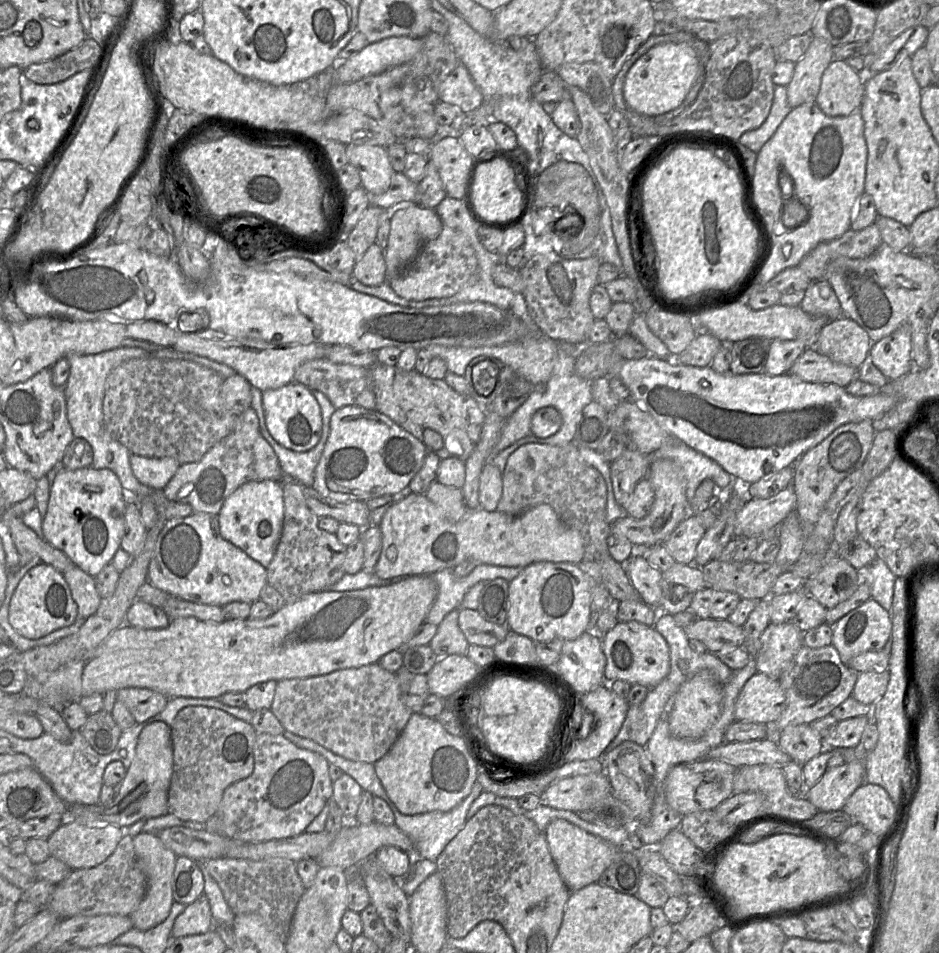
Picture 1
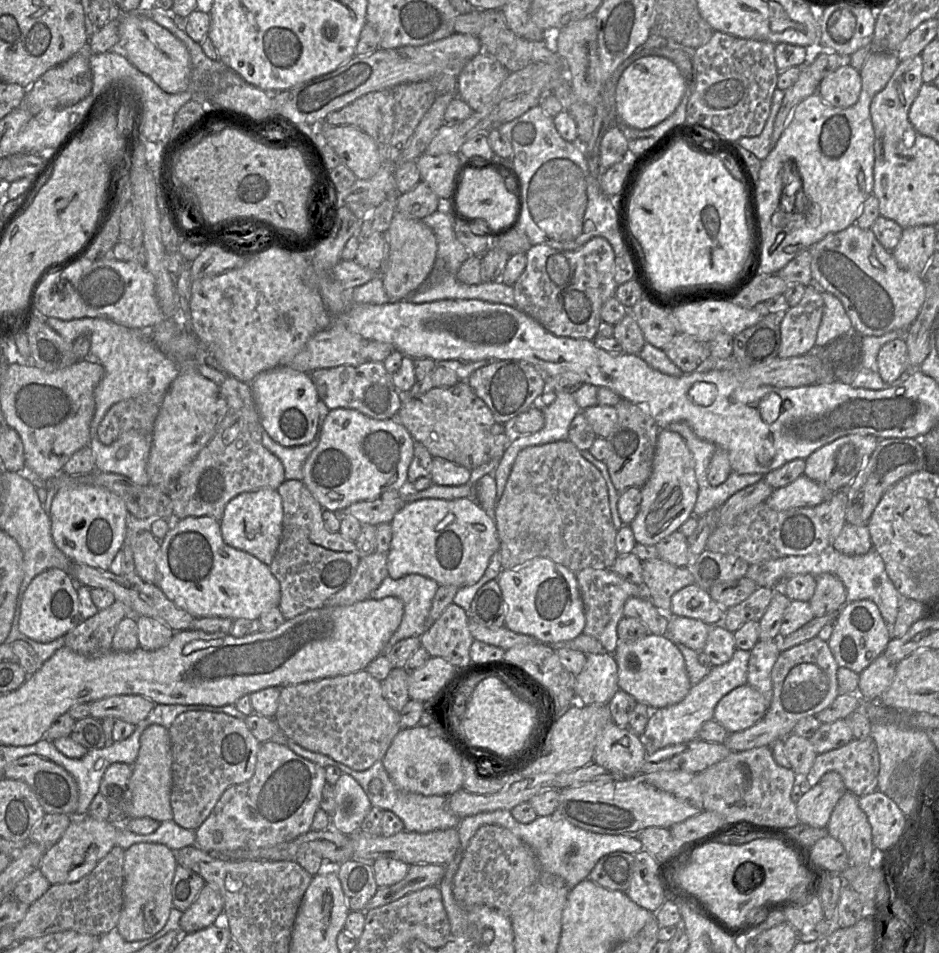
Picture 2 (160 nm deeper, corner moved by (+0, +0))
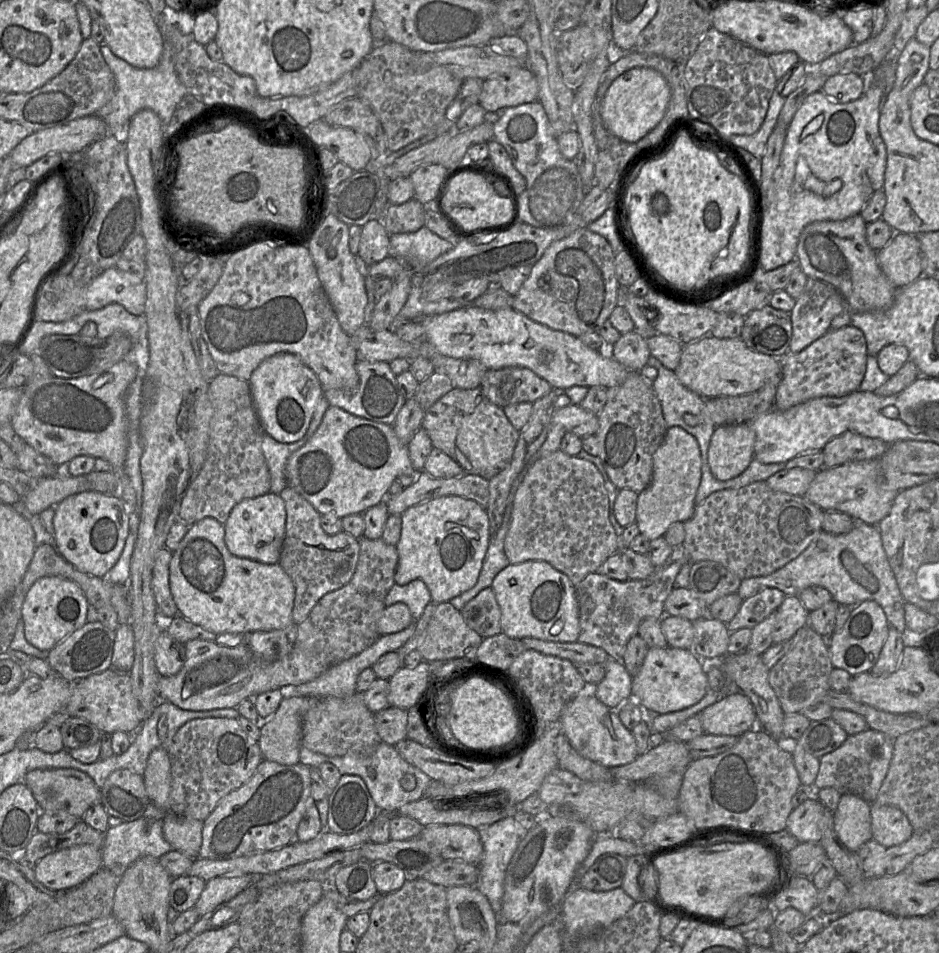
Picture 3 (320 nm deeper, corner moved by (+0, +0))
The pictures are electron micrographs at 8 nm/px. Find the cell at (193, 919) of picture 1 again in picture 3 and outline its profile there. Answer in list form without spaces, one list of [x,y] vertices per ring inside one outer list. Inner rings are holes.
[[[249,874],[214,877],[206,881],[205,887],[193,908],[200,916],[212,912],[216,907],[230,901],[246,889],[255,878]]]

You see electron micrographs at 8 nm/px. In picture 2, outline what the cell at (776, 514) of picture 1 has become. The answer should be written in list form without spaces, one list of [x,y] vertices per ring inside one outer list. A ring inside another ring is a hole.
[[[802,474],[786,486],[774,489],[764,502],[773,510],[783,511],[818,505],[826,501],[832,493]]]

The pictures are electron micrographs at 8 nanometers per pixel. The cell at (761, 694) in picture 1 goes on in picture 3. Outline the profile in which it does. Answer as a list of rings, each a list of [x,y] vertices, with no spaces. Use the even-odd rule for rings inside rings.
[[[741,691],[723,695],[699,713],[706,734],[741,736],[757,727],[757,716],[750,699]]]

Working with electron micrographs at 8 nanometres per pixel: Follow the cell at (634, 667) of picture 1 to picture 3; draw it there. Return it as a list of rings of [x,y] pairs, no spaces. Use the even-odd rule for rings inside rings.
[[[649,647],[639,671],[632,677],[631,695],[646,713],[662,714],[690,707],[710,689],[706,675],[708,663],[689,649]]]

